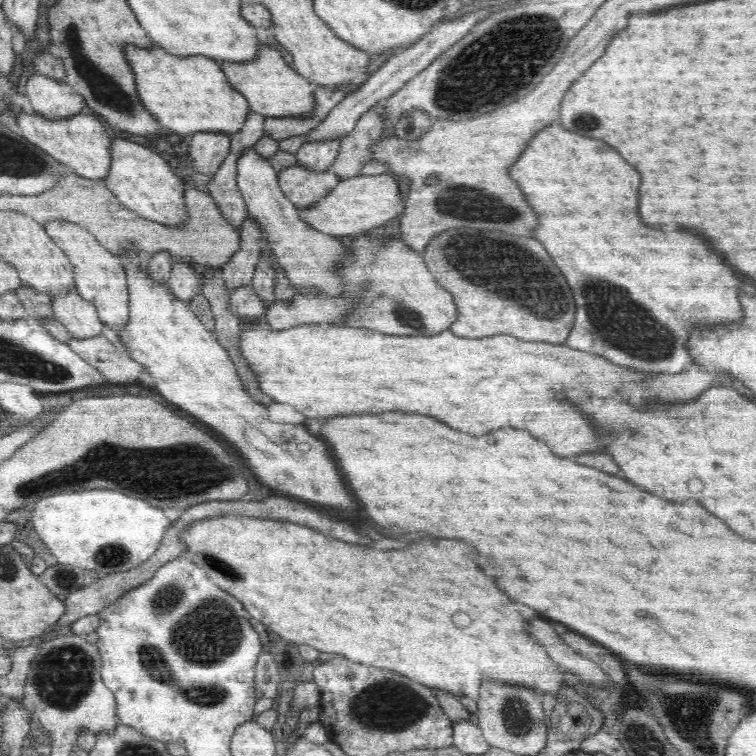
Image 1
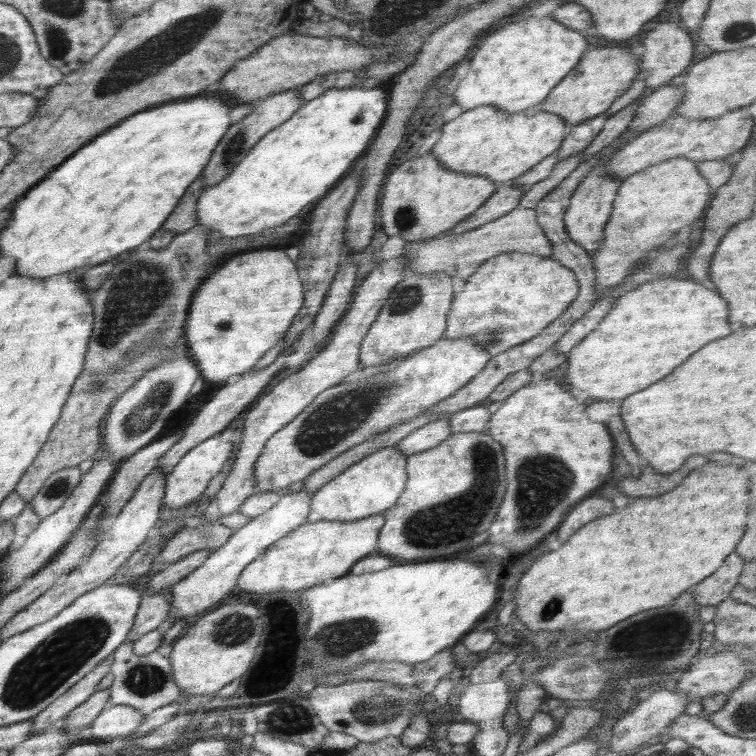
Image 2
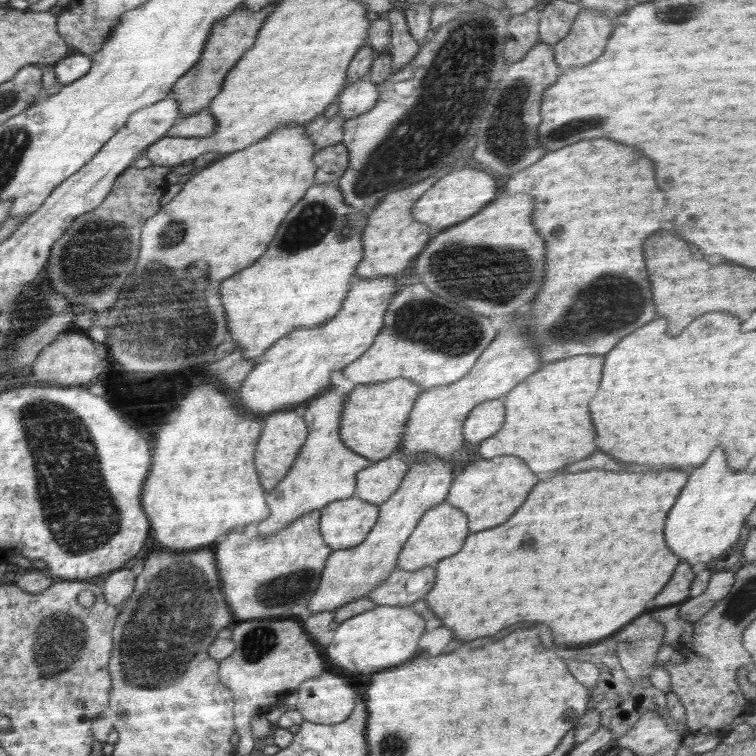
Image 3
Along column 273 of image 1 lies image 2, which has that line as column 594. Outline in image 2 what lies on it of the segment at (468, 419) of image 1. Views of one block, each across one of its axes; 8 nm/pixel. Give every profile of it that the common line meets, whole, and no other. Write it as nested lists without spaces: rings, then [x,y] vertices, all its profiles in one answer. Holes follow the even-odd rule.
[[[676,276],[652,279],[620,295],[594,331],[568,354],[568,383],[592,398],[626,398],[668,376],[700,346],[728,336],[728,306],[722,296]]]

